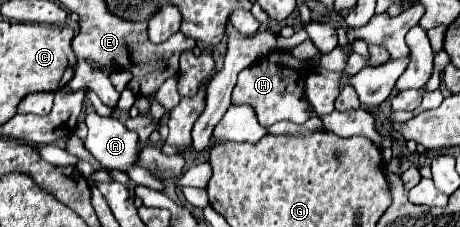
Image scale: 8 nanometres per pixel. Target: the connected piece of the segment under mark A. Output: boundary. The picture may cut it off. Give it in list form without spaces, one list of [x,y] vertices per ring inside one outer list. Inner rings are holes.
[[[97,112],[93,114],[87,114],[87,120],[85,120],[87,128],[89,128],[89,134],[85,138],[85,148],[91,152],[91,156],[101,164],[103,170],[111,172],[111,170],[121,170],[129,176],[129,188],[137,188],[137,186],[147,186],[147,188],[153,188],[153,190],[163,190],[163,182],[151,174],[147,168],[137,168],[137,158],[139,158],[139,140],[137,140],[137,132],[129,130],[123,122],[119,122],[117,118],[109,116],[109,118],[103,118],[99,116]]]

